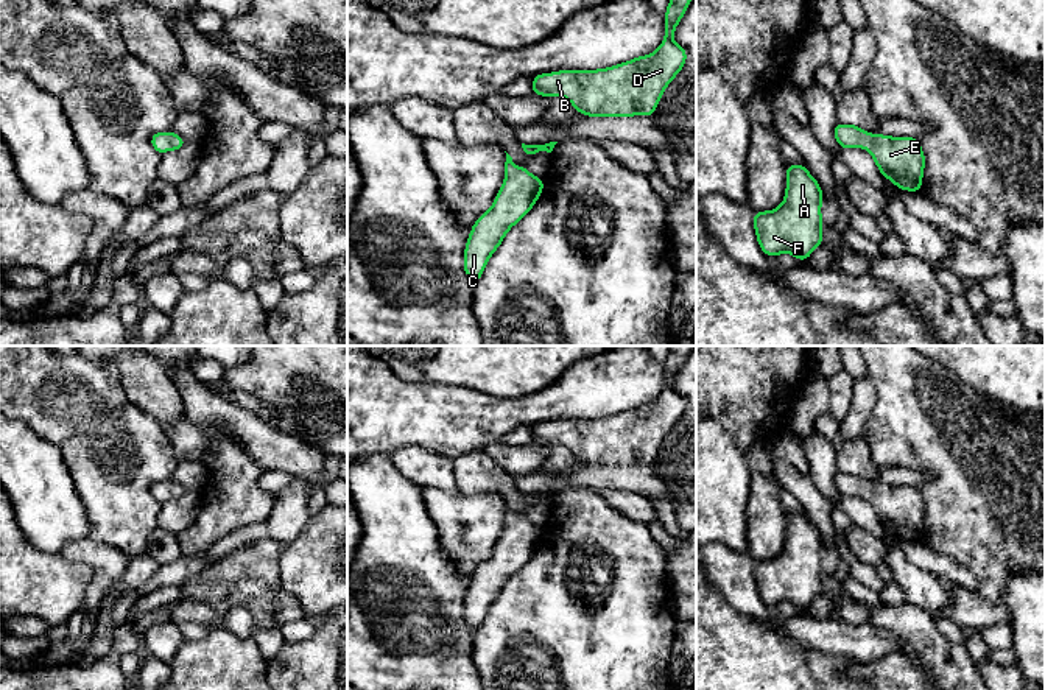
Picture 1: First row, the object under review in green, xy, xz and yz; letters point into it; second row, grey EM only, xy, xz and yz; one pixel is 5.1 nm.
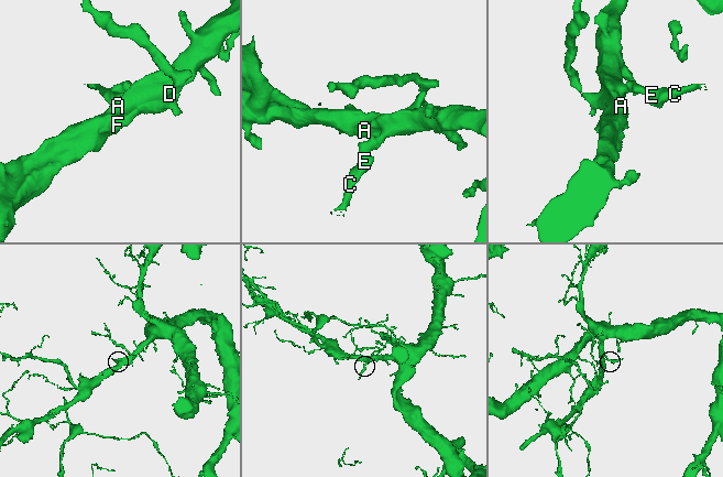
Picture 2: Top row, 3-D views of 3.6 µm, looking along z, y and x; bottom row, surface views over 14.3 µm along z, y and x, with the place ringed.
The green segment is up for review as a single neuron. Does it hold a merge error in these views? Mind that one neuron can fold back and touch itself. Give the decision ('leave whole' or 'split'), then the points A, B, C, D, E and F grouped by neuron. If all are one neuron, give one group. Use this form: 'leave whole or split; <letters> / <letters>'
leave whole; A B C D E F

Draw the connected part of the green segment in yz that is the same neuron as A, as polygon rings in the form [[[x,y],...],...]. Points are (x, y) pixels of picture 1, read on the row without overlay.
[[[805,514],[786,516],[783,551],[768,561],[754,562],[760,598],[771,606],[788,601],[807,609],[822,593],[822,539]]]

